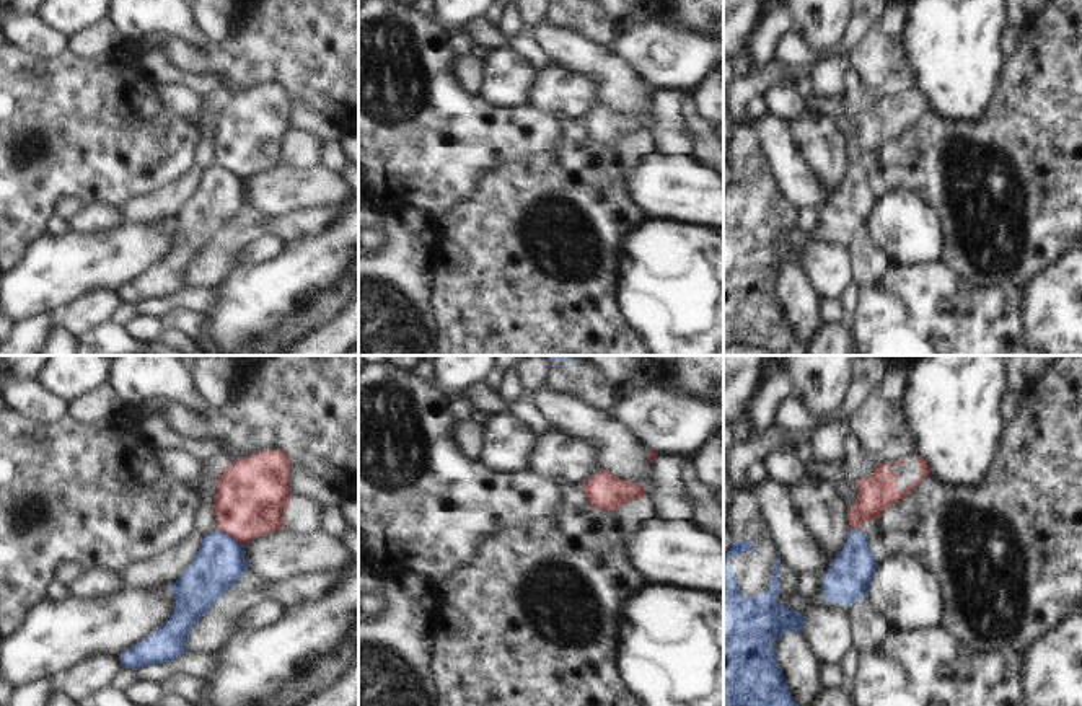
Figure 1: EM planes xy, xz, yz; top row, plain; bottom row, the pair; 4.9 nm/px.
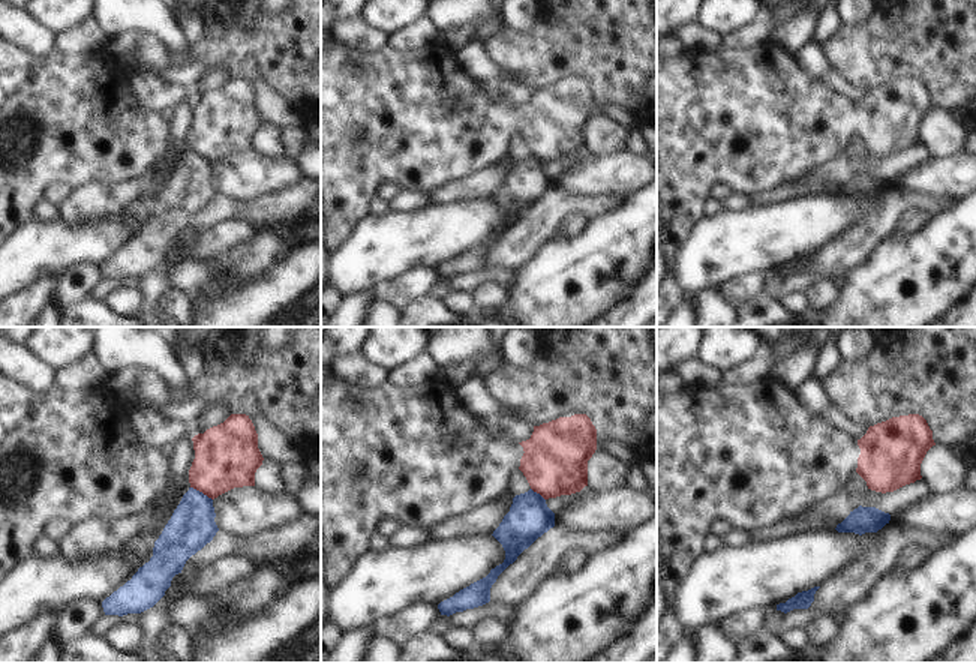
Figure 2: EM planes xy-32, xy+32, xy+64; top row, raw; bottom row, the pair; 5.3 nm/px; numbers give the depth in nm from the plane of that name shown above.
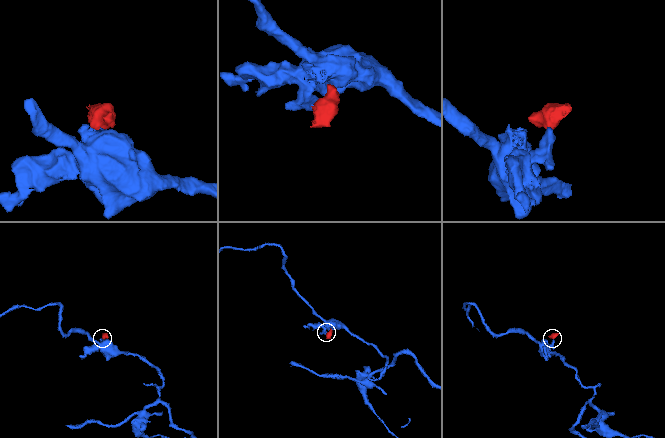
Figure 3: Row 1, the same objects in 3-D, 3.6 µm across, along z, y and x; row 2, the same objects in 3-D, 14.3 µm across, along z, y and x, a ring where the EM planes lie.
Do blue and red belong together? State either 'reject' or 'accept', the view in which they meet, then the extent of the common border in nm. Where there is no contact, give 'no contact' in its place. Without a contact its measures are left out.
reject | xy | 160 nm

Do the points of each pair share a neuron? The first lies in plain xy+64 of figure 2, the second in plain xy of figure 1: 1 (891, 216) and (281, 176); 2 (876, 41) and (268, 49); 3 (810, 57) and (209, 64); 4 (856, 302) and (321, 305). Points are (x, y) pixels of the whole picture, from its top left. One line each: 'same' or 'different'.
1: different
2: same
3: different
4: different

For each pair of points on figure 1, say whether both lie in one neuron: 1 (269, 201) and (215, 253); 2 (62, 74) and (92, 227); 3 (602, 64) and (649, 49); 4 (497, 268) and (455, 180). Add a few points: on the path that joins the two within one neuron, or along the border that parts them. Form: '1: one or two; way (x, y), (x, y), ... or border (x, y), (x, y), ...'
1: two; border (246, 207), (268, 216), (292, 216), (299, 211)
2: two; border (121, 204), (87, 206)
3: two; border (611, 46), (636, 69), (647, 85)
4: two; border (491, 172), (476, 194), (437, 225)

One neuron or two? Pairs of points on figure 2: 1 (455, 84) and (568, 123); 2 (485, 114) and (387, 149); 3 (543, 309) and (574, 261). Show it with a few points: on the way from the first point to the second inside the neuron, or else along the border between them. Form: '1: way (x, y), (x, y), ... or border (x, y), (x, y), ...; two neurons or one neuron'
1: way (482, 113), (489, 120), (540, 122); one neuron
2: way (461, 128), (411, 129); one neuron
3: way (555, 297), (574, 273); one neuron

